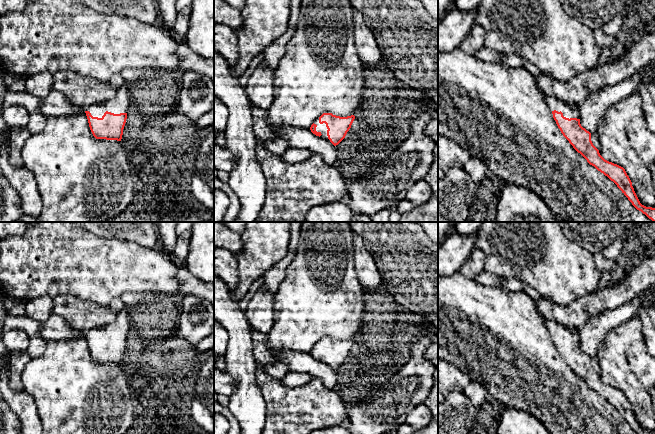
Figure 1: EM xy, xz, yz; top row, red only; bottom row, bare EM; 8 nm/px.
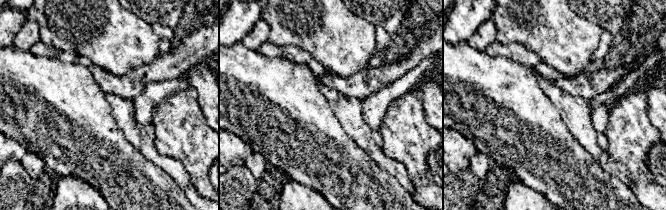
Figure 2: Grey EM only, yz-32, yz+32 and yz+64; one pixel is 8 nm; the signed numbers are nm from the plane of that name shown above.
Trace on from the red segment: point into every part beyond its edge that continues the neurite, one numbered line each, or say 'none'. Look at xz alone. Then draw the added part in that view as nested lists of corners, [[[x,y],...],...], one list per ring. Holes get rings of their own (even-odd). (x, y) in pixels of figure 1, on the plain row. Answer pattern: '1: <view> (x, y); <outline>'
1: xz (322, 352); [[[317,342],[315,345],[314,345],[314,348],[317,349],[316,351],[316,355],[317,356],[320,356],[322,359],[320,360],[321,362],[325,363],[326,365],[329,365],[330,364],[328,363],[328,360],[327,360],[327,351],[326,351],[326,348],[323,347],[323,348],[320,348],[319,347],[319,342]]]

